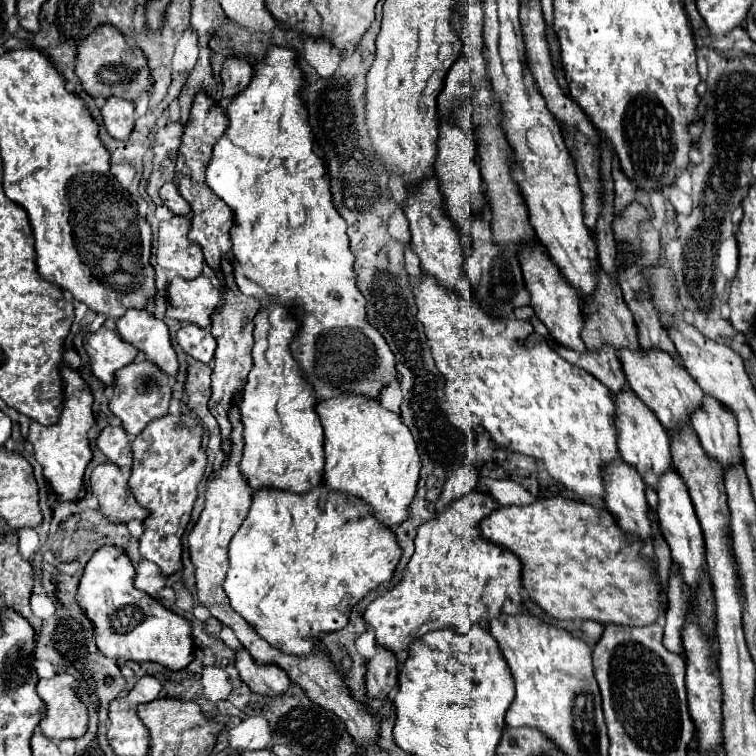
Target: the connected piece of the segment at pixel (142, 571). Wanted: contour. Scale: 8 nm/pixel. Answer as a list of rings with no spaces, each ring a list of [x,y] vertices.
[[[145,559],[137,563],[137,579],[135,579],[137,589],[157,597],[157,593],[165,587],[165,583],[167,583],[167,577],[163,577],[161,569],[155,563]]]

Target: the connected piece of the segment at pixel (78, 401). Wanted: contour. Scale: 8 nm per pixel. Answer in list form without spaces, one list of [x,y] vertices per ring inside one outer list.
[[[63,365],[61,375],[63,375],[63,383],[65,383],[65,401],[63,401],[63,411],[61,411],[57,425],[43,427],[33,421],[27,439],[33,445],[33,455],[41,463],[43,475],[45,475],[47,483],[51,485],[51,489],[55,491],[55,495],[61,501],[77,501],[79,491],[85,485],[83,483],[85,467],[89,465],[89,461],[93,457],[91,447],[89,447],[89,437],[87,437],[89,429],[95,423],[95,417],[91,411],[93,395],[89,391],[89,385],[81,379],[81,375],[77,371]]]

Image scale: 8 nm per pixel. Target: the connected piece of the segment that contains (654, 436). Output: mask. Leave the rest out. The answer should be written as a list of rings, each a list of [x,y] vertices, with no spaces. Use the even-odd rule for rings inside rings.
[[[627,389],[623,397],[615,397],[615,393],[611,393],[611,399],[615,401],[615,427],[619,429],[619,455],[639,471],[645,485],[655,489],[659,477],[671,467],[669,433],[663,429],[663,425],[659,425],[655,413],[651,413],[651,409],[647,409],[647,405],[643,405],[643,401],[631,393],[631,389]]]

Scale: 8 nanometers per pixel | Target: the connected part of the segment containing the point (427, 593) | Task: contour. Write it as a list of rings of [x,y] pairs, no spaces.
[[[471,489],[461,499],[451,501],[445,509],[437,511],[431,521],[419,525],[415,537],[415,553],[403,571],[403,579],[393,589],[377,595],[363,613],[365,621],[375,629],[377,645],[383,645],[393,653],[407,653],[409,643],[413,639],[419,639],[427,631],[453,627],[457,633],[467,633],[471,623],[483,623],[485,619],[485,627],[489,627],[489,619],[497,617],[499,613],[519,611],[521,561],[509,549],[487,541],[479,531],[481,519],[493,513],[495,509],[499,509],[499,503],[489,493]]]

